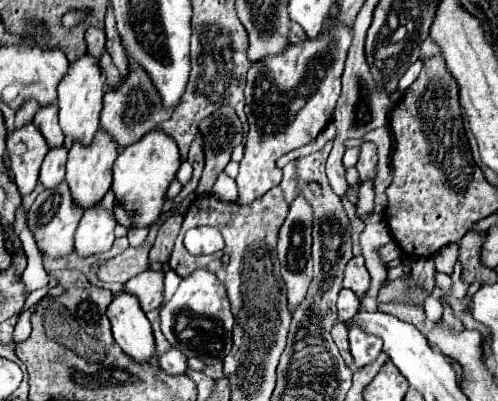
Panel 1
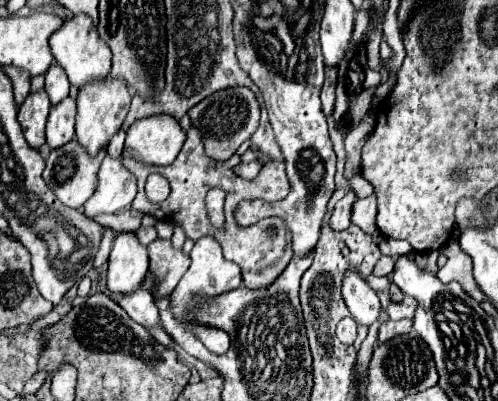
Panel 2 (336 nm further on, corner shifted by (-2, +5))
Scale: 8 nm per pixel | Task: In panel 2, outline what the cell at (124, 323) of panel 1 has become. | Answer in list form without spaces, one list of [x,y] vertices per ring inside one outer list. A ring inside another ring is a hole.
[[[122,232],[114,238],[108,262],[108,290],[138,290],[148,272],[148,250],[140,244],[136,232]]]

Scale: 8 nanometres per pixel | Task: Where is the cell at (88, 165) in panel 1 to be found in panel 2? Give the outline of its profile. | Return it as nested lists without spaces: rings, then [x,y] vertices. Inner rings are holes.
[[[106,76],[102,80],[92,80],[84,84],[78,92],[78,116],[76,116],[76,140],[88,150],[88,154],[98,154],[110,138],[120,130],[128,108],[130,108],[130,92],[122,78]]]

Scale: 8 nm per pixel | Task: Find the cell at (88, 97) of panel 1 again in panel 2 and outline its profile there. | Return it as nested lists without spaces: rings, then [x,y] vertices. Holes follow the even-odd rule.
[[[76,14],[76,16],[64,20],[64,24],[48,38],[48,44],[50,44],[52,56],[66,70],[68,80],[76,86],[82,86],[96,78],[104,78],[110,72],[112,52],[110,52],[108,44],[104,40],[100,40],[92,18],[86,14]]]

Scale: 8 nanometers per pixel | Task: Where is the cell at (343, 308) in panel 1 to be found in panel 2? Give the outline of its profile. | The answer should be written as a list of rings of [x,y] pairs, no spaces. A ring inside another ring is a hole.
[[[342,318],[336,328],[336,336],[342,344],[354,344],[356,340],[356,322],[354,318]]]

